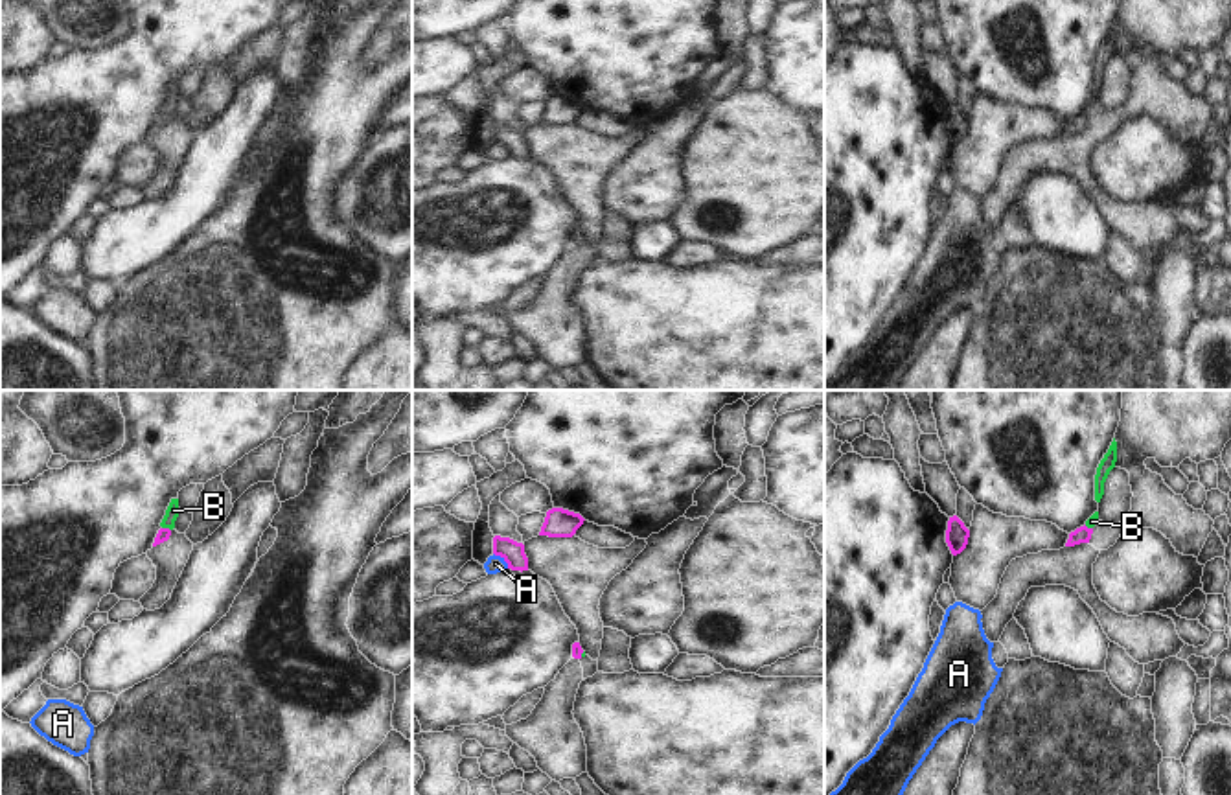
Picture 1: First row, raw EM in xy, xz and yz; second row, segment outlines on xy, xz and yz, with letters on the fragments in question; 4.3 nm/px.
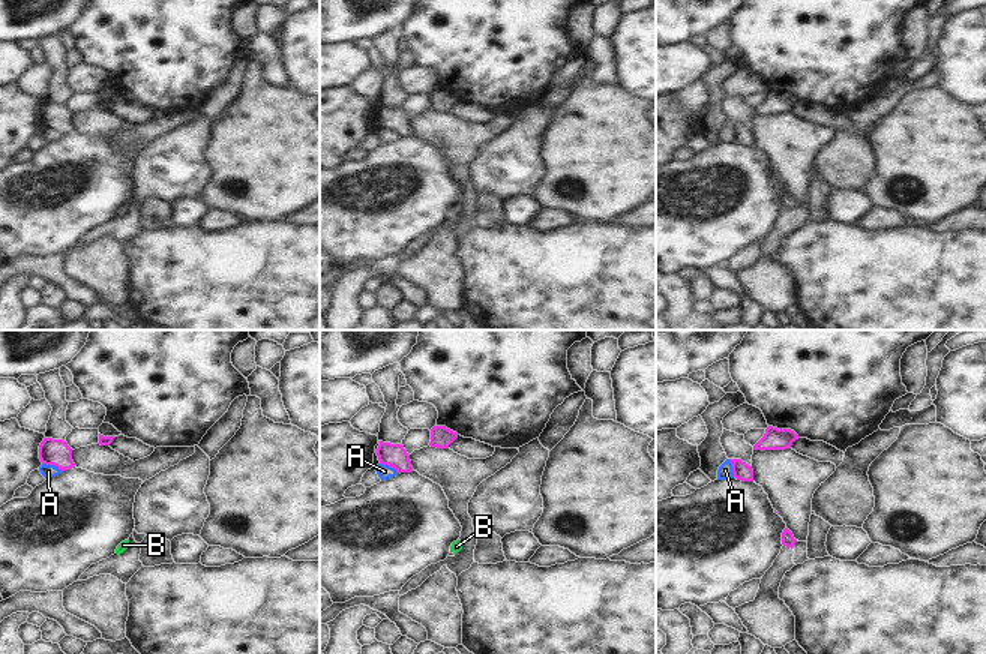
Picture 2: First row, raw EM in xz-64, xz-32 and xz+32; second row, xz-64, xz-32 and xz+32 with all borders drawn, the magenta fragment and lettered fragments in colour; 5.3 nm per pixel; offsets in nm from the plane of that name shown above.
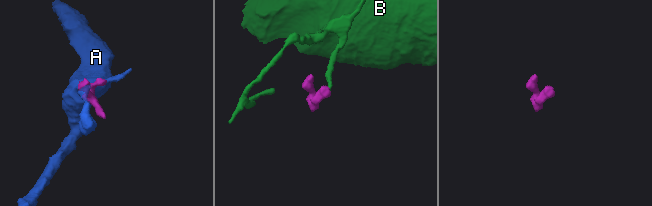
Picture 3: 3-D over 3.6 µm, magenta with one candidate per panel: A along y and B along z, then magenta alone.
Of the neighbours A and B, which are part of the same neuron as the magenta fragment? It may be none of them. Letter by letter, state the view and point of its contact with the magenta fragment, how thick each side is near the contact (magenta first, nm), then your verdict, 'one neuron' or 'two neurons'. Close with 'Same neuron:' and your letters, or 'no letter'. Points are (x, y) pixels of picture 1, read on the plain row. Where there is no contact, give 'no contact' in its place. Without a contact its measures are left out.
A: contact xz (505, 148); calibres 100 and 80 nm; two neurons
B: contact xy (166, 116); calibres 50 and 60 nm; one neuron
Same neuron: B

